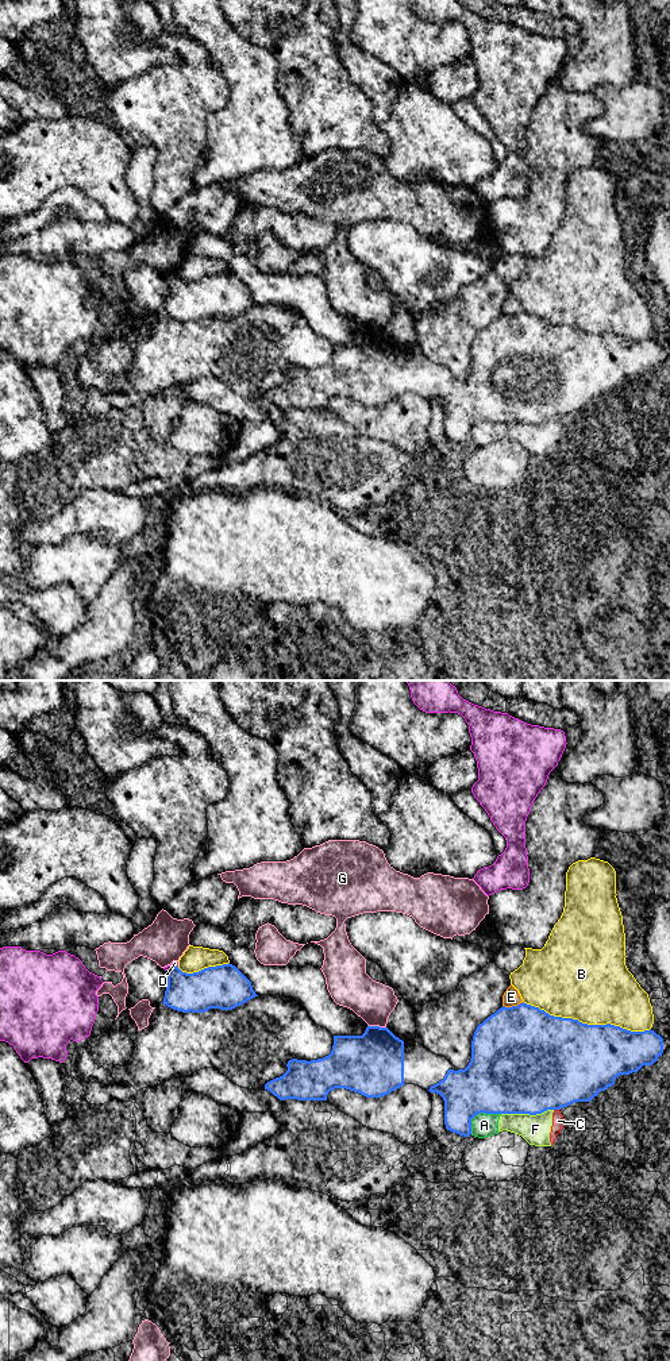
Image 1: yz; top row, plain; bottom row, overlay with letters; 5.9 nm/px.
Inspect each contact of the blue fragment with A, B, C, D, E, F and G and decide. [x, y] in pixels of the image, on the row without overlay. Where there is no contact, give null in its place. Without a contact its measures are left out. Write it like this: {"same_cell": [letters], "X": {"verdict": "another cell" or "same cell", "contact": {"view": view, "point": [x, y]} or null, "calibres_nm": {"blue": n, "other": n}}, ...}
{"same_cell": [], "A": {"verdict": "another cell", "contact": {"view": "yz", "point": [478, 421]}, "calibres_nm": {"blue": 420, "other": 140}}, "B": {"verdict": "another cell", "contact": {"view": "yz", "point": [586, 332]}, "calibres_nm": {"blue": 480, "other": 480}}, "C": {"verdict": "another cell", "contact": {"view": "yz", "point": [557, 417]}, "calibres_nm": {"blue": 500, "other": 80}}, "D": {"verdict": "another cell", "contact": {"view": "yz", "point": [173, 276]}, "calibres_nm": {"blue": 240, "other": 30}}, "E": {"verdict": "another cell", "contact": {"view": "yz", "point": [512, 315]}, "calibres_nm": {"blue": 500, "other": 100}}, "F": {"verdict": "another cell", "contact": {"view": "yz", "point": [527, 421]}, "calibres_nm": {"blue": 500, "other": 180}}, "G": {"verdict": "another cell", "contact": {"view": "yz", "point": [377, 335]}, "calibres_nm": {"blue": 380, "other": 240}}}

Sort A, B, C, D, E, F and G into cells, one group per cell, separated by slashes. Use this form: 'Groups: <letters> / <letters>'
Groups: A C F / B / D / E / G

